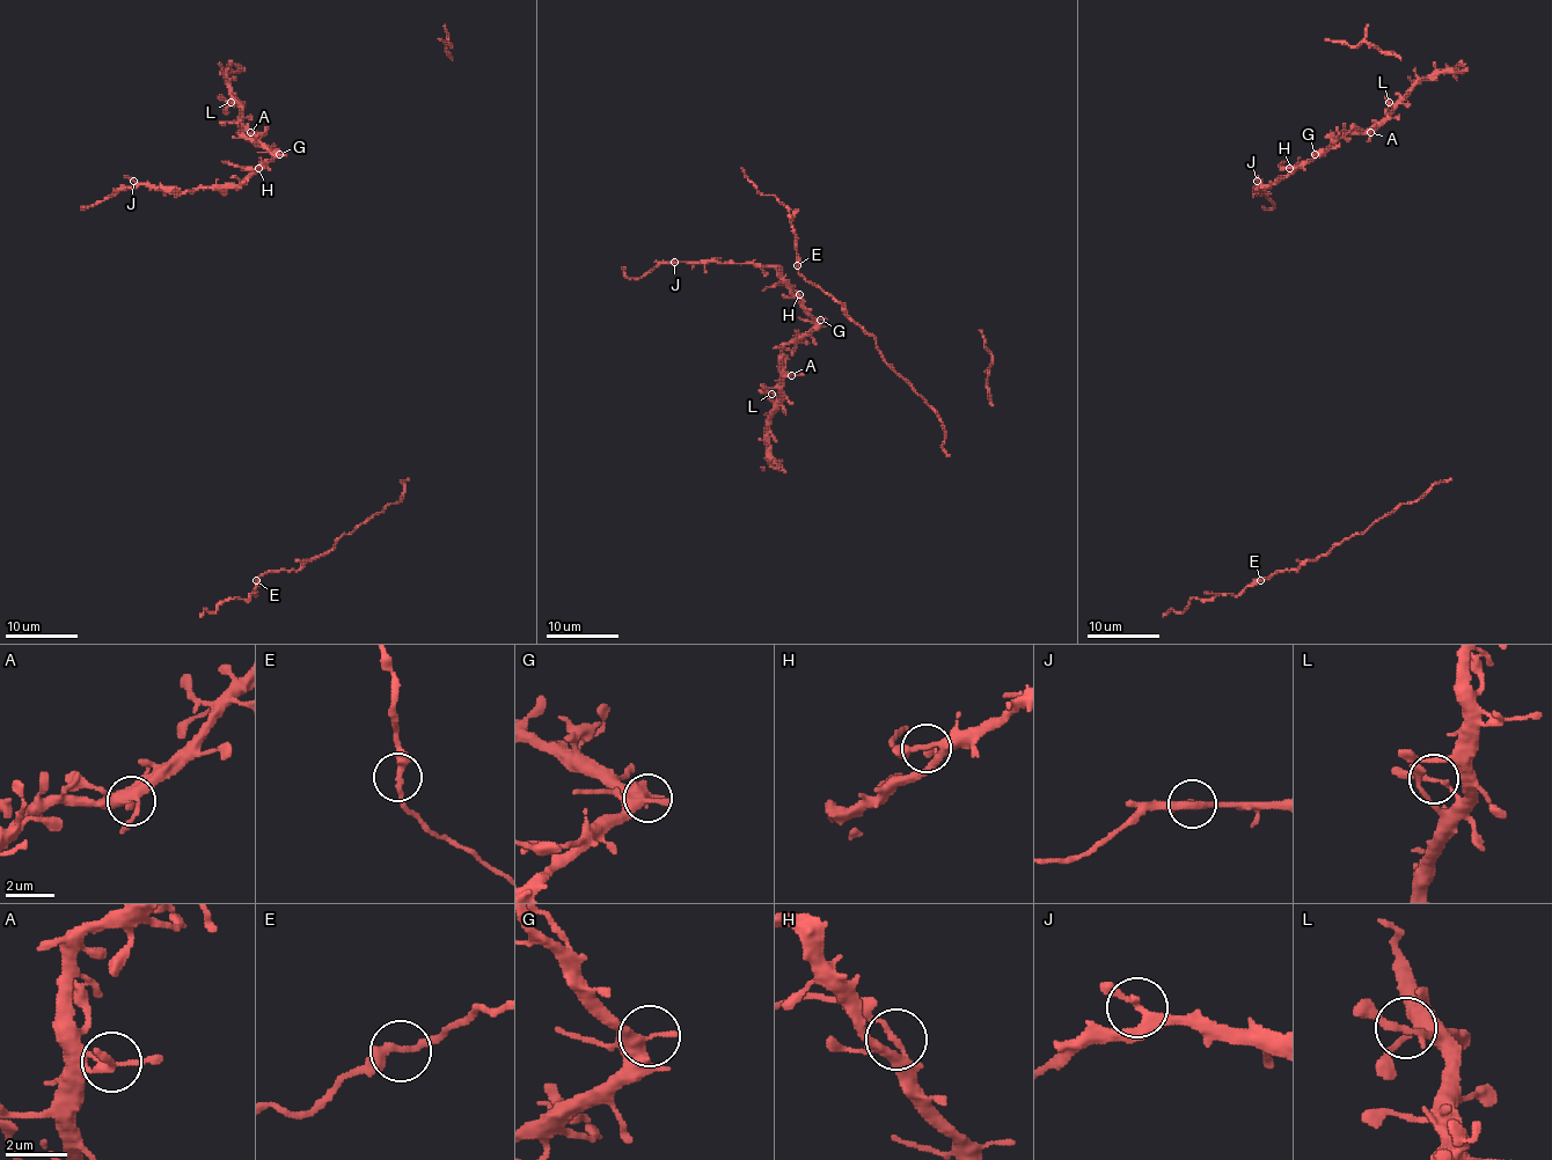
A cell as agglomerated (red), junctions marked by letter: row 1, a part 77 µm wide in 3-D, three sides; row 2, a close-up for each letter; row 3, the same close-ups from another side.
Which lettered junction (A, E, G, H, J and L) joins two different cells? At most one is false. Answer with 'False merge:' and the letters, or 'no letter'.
False merge: H

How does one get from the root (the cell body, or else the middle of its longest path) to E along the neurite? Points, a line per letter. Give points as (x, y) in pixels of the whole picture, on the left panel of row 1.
E: (400, 481), (403, 484), (402, 498), (344, 534), (329, 550), (308, 559), (297, 570), (269, 570), (256, 581)

